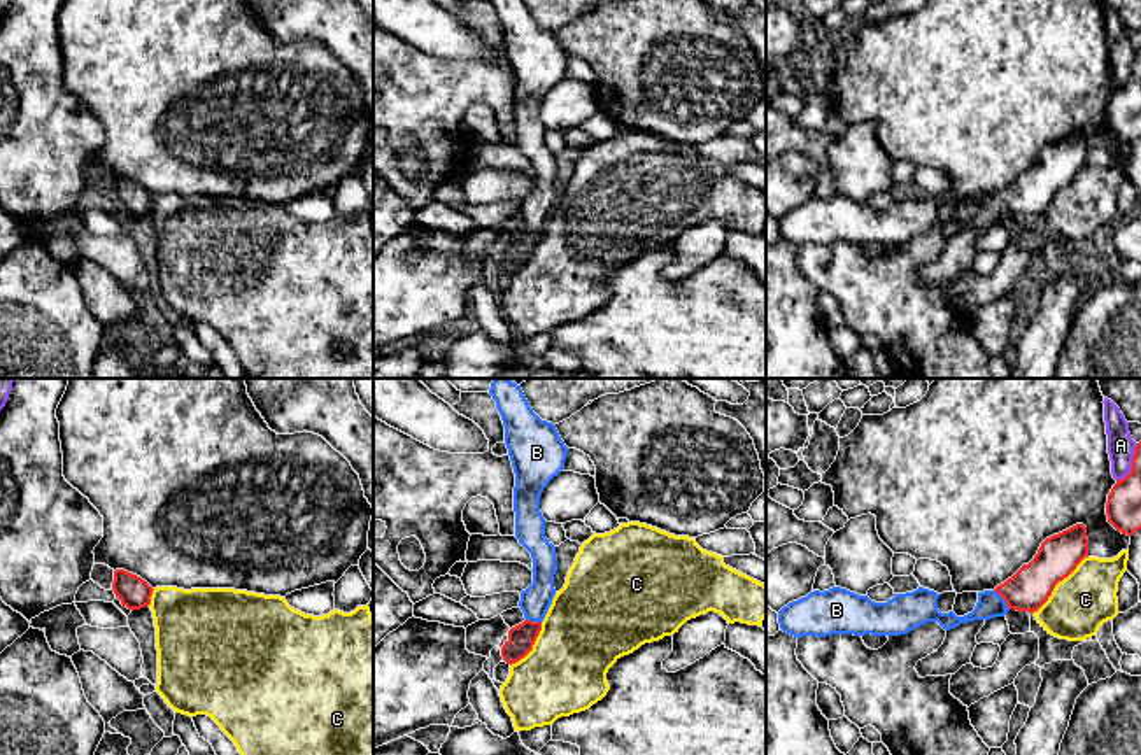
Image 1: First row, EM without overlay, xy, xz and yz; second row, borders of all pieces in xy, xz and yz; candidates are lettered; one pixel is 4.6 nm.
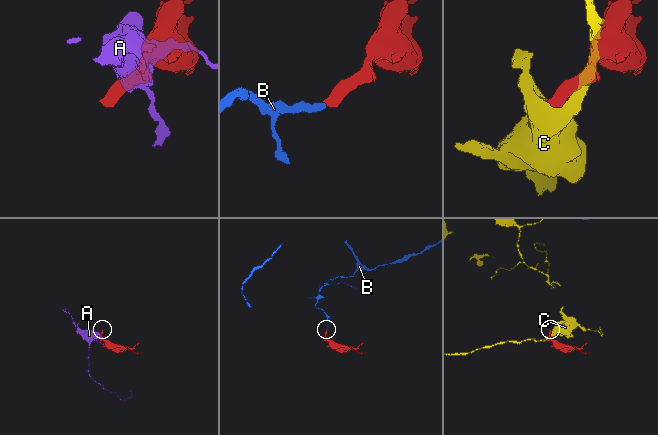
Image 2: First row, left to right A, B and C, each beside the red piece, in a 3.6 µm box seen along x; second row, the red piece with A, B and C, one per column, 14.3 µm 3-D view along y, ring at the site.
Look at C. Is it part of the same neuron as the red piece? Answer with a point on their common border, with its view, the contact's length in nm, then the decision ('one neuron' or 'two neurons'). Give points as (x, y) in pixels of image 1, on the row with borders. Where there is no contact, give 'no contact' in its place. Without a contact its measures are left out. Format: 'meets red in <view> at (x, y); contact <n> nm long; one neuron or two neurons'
meets red in yz at (1057, 582); contact 360 nm long; two neurons

